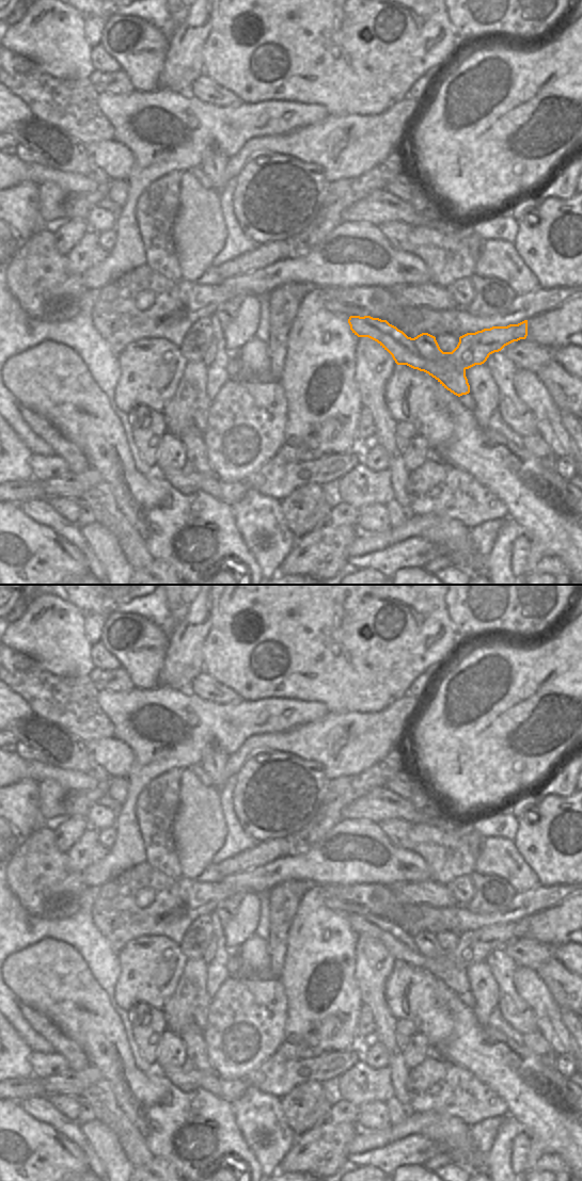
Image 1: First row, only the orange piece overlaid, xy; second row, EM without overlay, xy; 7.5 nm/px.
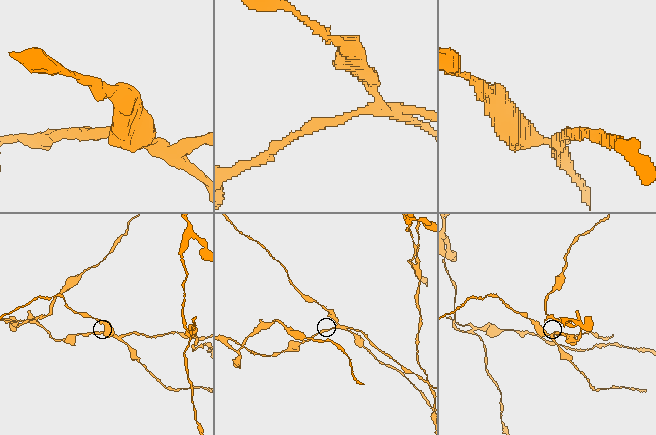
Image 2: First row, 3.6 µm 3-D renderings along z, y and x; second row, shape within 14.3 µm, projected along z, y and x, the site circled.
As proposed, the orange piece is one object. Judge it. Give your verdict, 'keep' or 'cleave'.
cleave

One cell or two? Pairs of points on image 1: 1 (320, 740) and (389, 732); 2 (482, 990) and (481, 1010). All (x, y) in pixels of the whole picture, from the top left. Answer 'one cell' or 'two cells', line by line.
1: one cell
2: one cell

